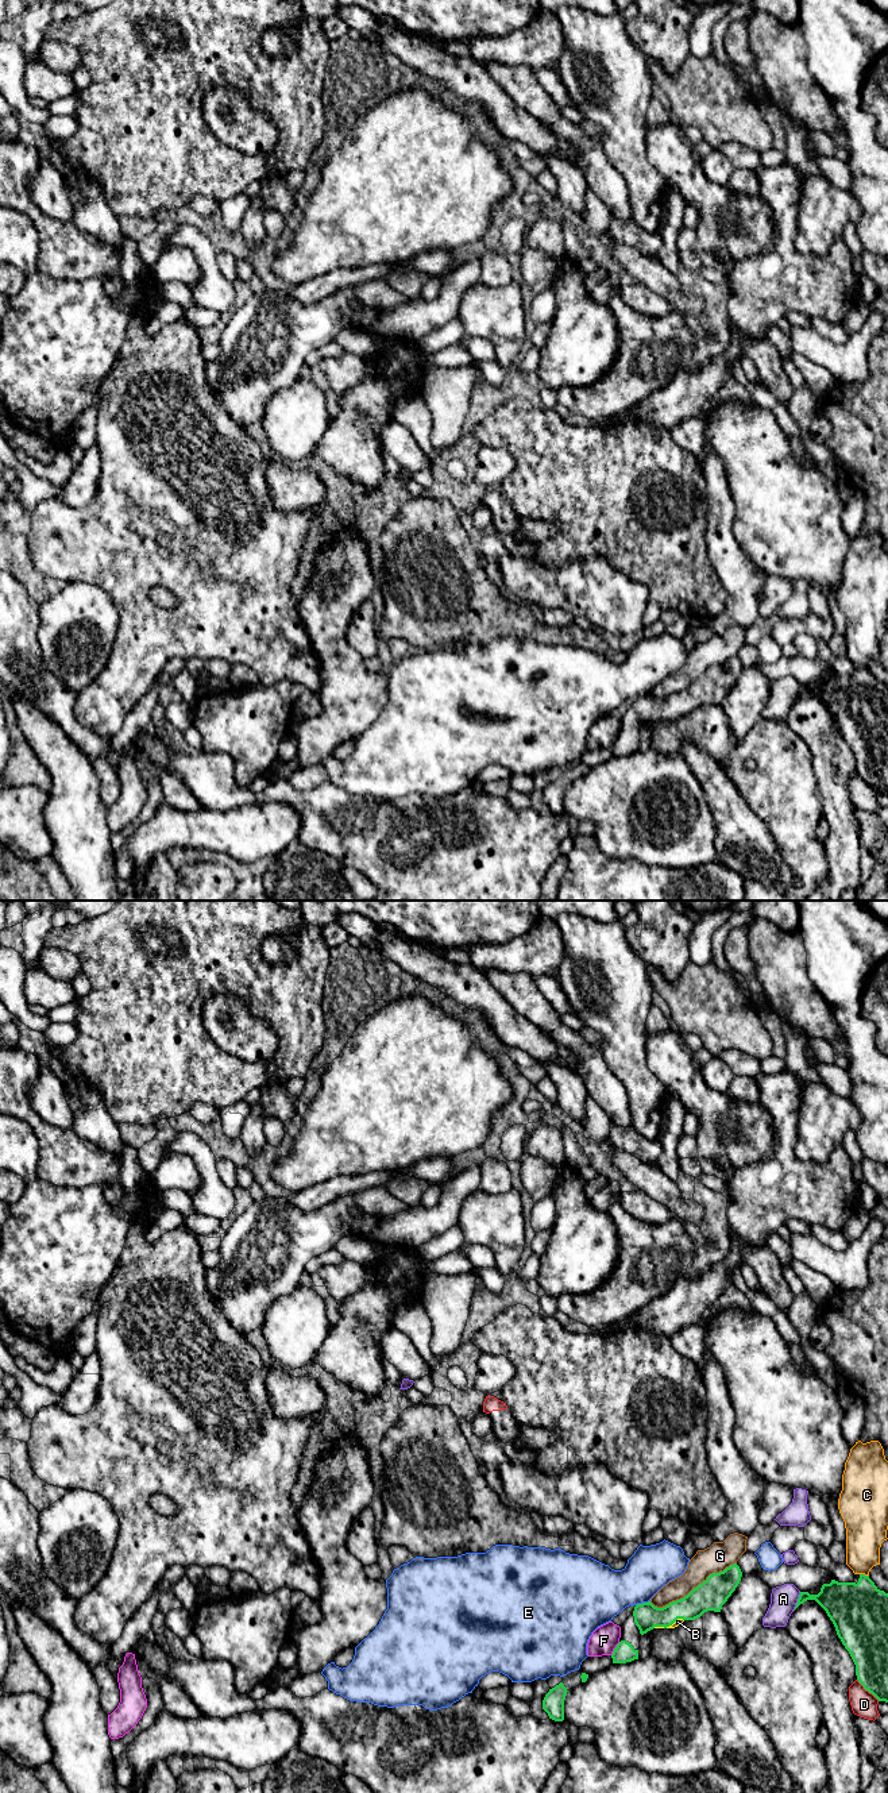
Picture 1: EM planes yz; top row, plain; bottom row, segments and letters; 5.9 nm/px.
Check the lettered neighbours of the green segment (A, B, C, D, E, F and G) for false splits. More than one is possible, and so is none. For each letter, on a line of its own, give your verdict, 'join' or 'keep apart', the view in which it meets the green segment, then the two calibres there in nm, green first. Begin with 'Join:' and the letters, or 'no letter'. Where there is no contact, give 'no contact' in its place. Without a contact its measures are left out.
Join: B
A: keep apart; meets green in yz; 220 nm thick on the green side, 160 nm on the other
B: join; meets green in yz; 160 nm thick on the green side, 40 nm on the other
C: keep apart; meets green in yz; 340 nm thick on the green side, 240 nm on the other
D: keep apart; meets green in yz; 240 nm thick on the green side, 160 nm on the other
E: keep apart; meets green in yz; 160 nm thick on the green side, 300 nm on the other
F: keep apart; meets green in yz; 120 nm thick on the green side, 160 nm on the other
G: keep apart; meets green in yz; 180 nm thick on the green side, 160 nm on the other

